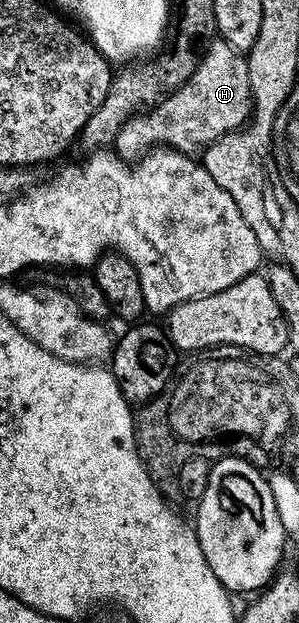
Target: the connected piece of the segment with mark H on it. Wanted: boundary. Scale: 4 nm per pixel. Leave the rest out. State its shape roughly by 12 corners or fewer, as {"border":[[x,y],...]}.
{"border":[[204,45],[195,72],[117,131],[130,162],[197,154],[250,119],[246,57]]}

